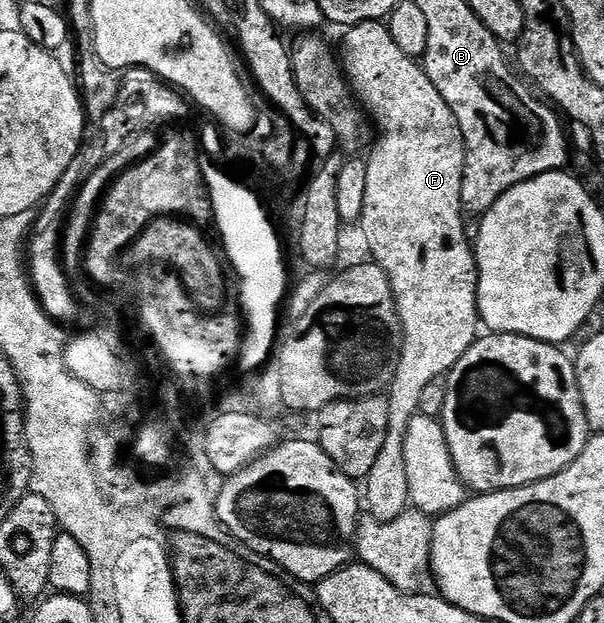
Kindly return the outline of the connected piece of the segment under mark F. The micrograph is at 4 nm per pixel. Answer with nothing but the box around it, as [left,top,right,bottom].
[341,20,480,520]

